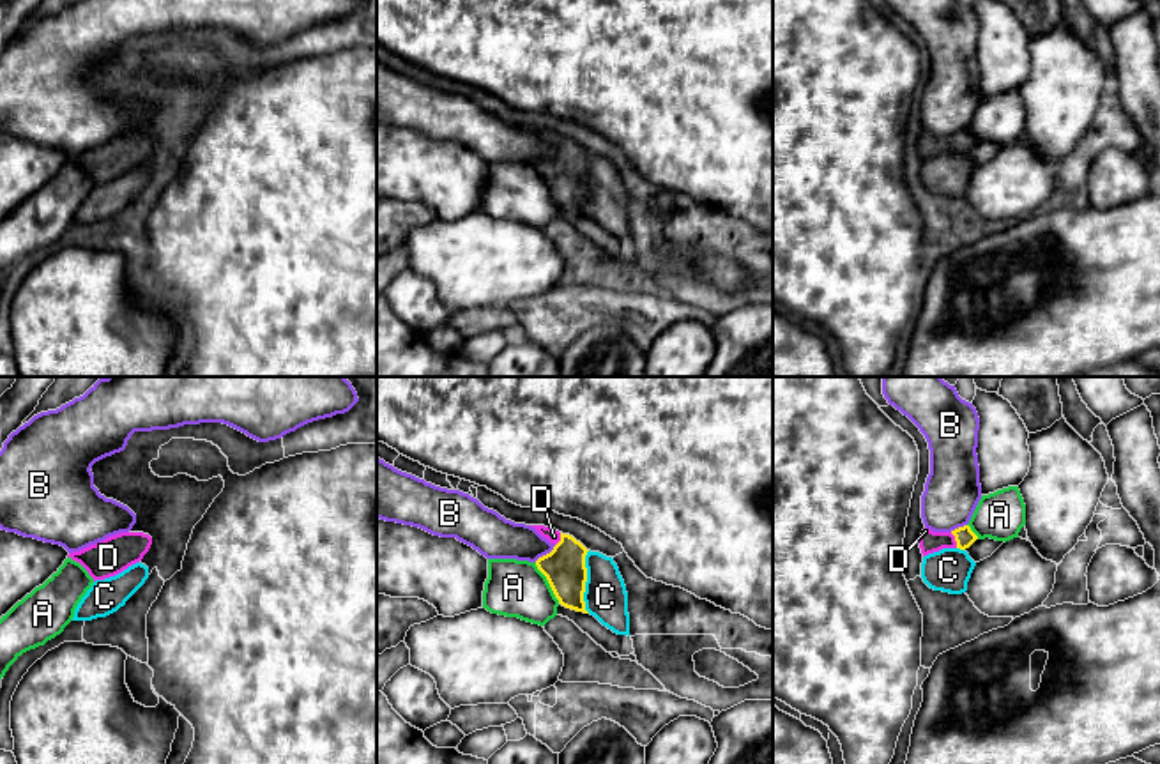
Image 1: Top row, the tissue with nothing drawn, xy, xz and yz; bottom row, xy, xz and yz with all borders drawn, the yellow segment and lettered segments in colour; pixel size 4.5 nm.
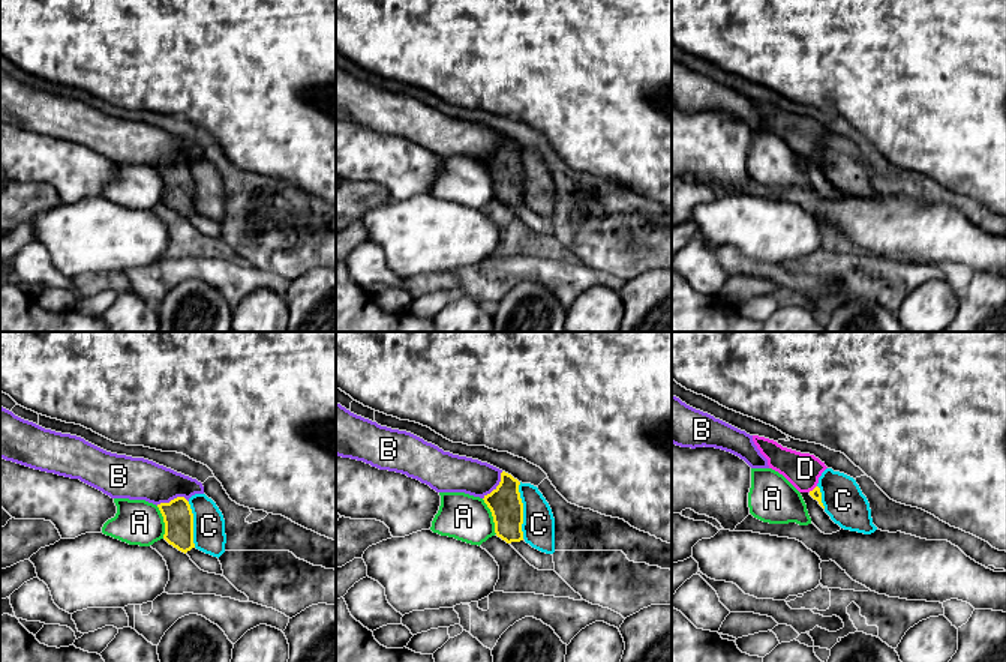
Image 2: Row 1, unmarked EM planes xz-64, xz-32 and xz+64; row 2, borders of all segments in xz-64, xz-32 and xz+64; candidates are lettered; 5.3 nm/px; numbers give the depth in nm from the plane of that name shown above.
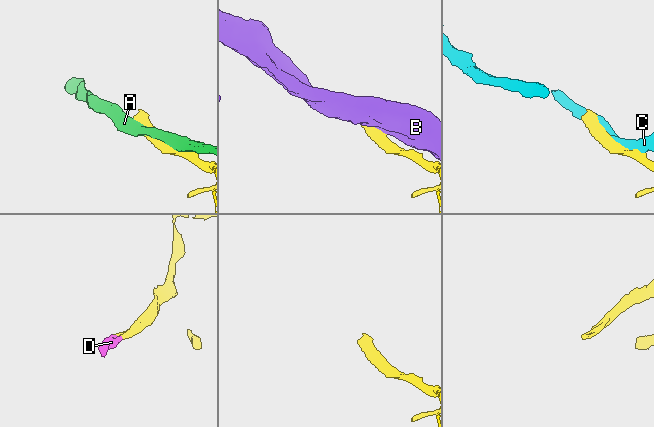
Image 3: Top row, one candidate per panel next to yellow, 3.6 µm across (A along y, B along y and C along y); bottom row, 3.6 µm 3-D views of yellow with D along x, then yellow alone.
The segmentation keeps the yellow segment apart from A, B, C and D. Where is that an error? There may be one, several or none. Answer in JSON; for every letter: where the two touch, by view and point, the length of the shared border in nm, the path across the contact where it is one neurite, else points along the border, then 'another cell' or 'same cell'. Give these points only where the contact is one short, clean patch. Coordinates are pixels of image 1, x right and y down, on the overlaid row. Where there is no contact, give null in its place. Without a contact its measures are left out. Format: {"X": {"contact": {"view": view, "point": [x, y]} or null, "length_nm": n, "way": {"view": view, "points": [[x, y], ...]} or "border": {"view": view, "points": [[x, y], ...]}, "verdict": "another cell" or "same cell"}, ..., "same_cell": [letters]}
{"A": {"contact": {"view": "xz", "point": [549, 582]}, "length_nm": 220, "verdict": "another cell"}, "B": {"contact": {"view": "xz", "point": [547, 554]}, "length_nm": 130, "verdict": "another cell"}, "C": {"contact": {"view": "xz", "point": [586, 580]}, "length_nm": 280, "verdict": "another cell"}, "D": {"contact": {"view": "yz", "point": [955, 540]}, "length_nm": 80, "way": {"view": "yz", "points": [[964, 536], [955, 540], [931, 542]]}, "verdict": "same cell"}, "same_cell": ["D"]}

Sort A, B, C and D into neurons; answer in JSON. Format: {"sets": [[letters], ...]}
{"sets": [["A"], ["B"], ["C"], ["D"]]}

